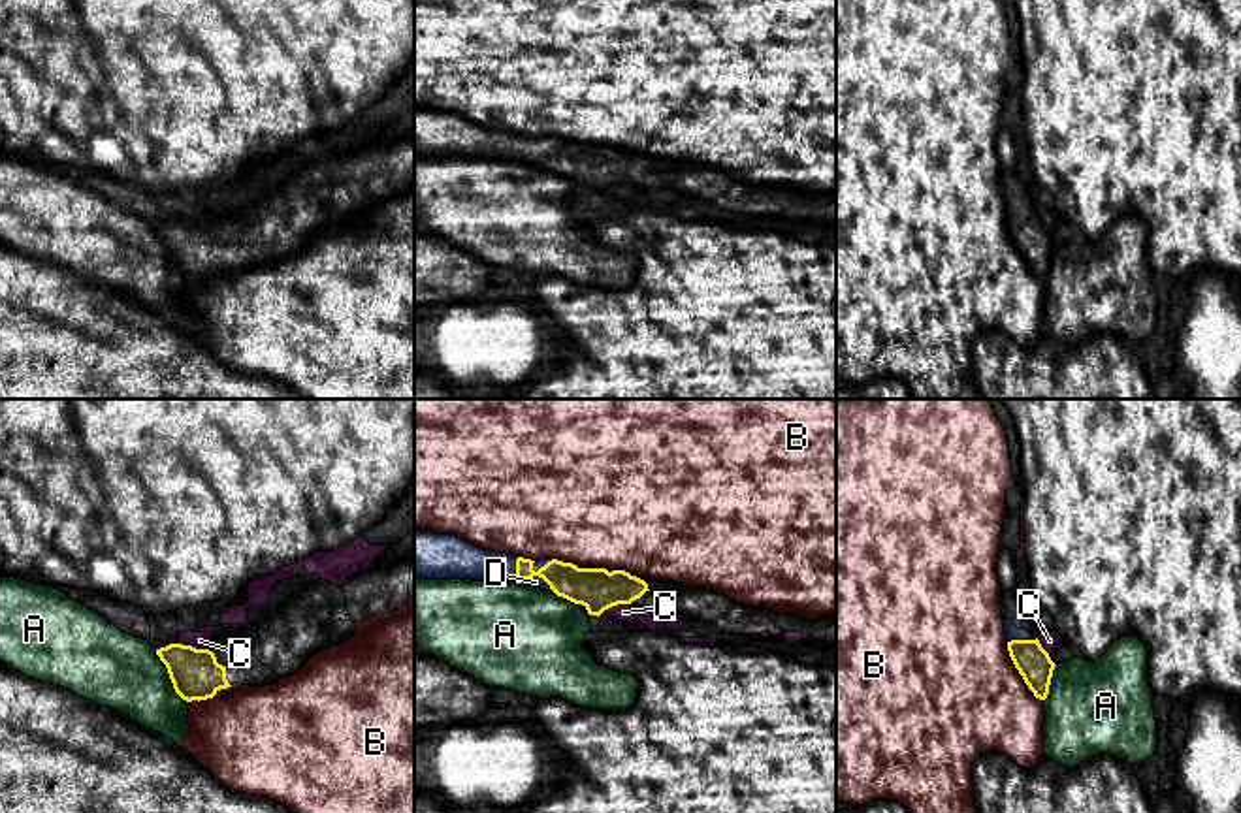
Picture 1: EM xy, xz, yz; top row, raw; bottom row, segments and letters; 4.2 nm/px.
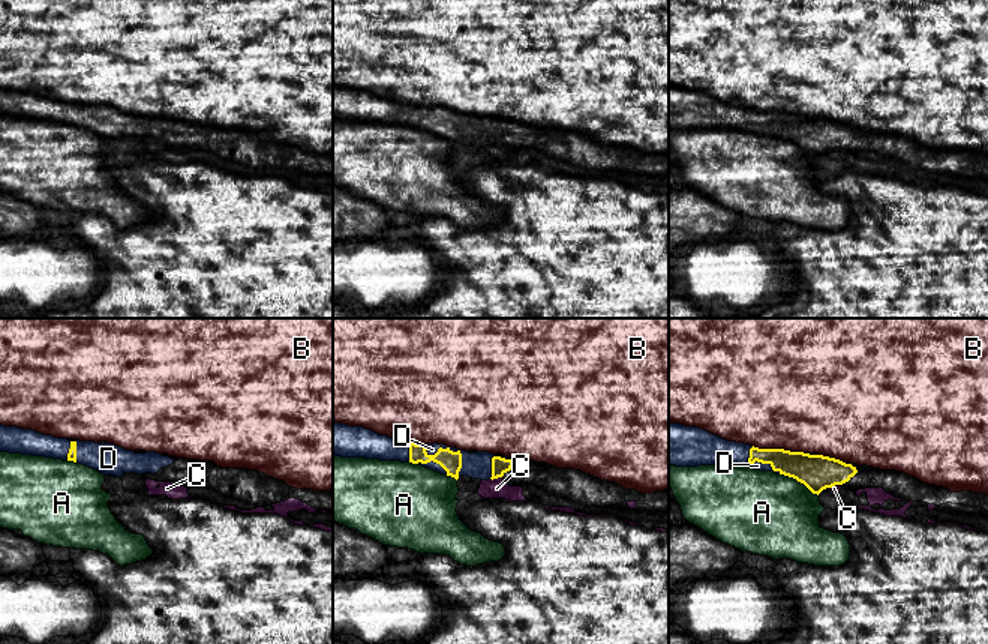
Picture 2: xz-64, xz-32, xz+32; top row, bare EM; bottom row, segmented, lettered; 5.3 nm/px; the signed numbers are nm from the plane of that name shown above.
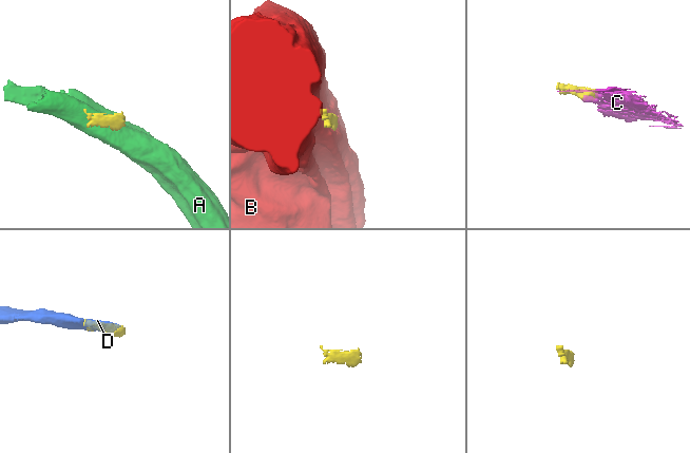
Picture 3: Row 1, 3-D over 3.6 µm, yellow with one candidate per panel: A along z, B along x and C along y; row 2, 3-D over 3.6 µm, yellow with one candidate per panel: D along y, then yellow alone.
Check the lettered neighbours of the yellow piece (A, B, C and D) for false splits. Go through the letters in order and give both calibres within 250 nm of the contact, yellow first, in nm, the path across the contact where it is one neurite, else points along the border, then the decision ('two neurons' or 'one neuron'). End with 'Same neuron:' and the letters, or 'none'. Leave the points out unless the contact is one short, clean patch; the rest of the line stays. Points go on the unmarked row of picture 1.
A: 150 nm thick on the yellow side, 400 nm on the other; two neurons
B: 150 nm thick on the yellow side, 480 nm on the other; two neurons
C: 180 nm thick on the yellow side, 80 nm on the other; border along xz (628, 181), (609, 185), (597, 196); two neurons
D: 180 nm thick on the yellow side, 50 nm on the other; one neuron
Same neuron: D

